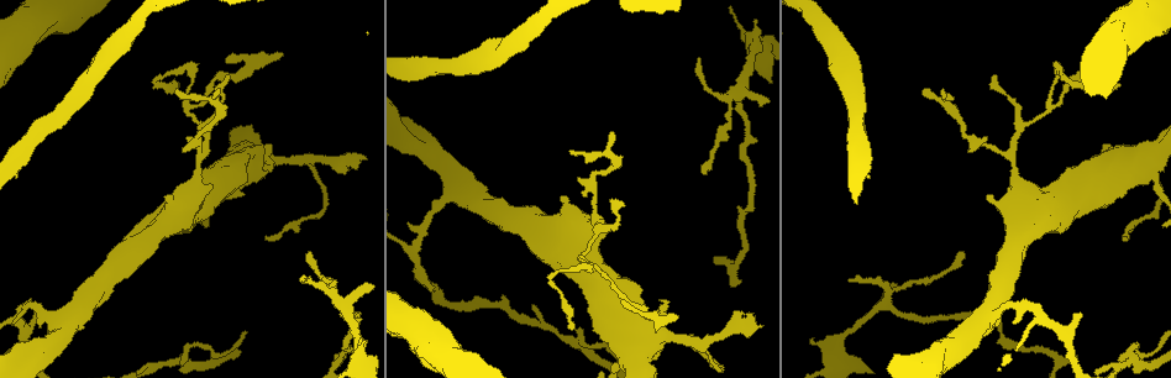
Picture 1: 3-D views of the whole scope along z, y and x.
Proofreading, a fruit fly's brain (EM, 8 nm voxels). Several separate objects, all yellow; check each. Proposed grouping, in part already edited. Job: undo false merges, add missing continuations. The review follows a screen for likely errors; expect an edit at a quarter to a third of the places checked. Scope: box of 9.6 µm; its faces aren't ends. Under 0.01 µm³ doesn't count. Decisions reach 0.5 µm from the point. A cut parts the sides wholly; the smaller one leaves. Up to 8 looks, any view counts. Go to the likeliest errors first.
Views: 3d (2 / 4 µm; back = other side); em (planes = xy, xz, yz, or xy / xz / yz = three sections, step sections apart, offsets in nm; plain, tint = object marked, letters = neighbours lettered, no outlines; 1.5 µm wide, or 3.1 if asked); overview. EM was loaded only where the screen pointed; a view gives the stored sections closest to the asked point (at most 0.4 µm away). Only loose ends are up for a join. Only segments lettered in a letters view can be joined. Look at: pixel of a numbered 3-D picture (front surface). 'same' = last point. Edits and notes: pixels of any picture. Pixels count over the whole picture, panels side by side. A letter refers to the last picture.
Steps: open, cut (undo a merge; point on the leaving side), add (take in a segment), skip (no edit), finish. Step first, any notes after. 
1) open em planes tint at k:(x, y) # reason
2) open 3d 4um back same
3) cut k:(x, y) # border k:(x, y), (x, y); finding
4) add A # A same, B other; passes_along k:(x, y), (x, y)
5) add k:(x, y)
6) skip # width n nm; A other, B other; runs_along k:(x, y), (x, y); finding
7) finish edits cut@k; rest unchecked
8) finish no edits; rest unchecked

open 3d 2um at 1:(580, 342) # two arms in line, one across

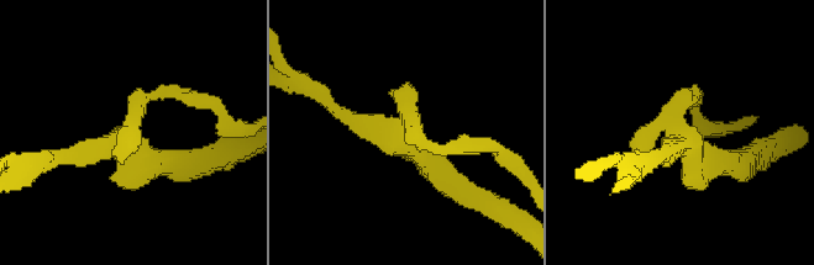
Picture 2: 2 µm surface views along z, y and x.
open em yz step 8 tint at 2:(685, 140) # arms 3

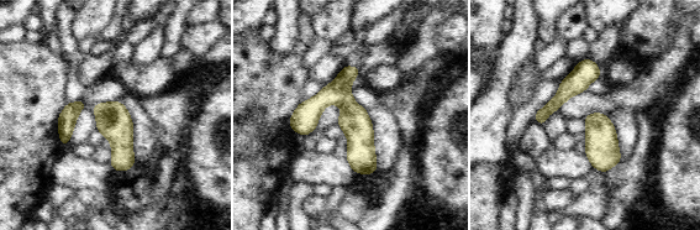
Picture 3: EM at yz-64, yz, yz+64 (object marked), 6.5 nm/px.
open em planes letters same # cut it another way

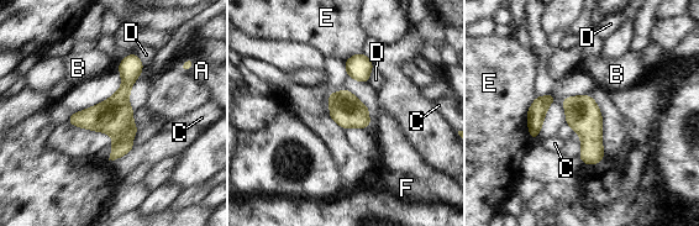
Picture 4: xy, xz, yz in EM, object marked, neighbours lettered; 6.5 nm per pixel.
skip # A other, B other, C other, D other, E other, F other; continuous, no second neuron

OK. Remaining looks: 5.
open em planes letters at 1:(282, 56) # branch stops here

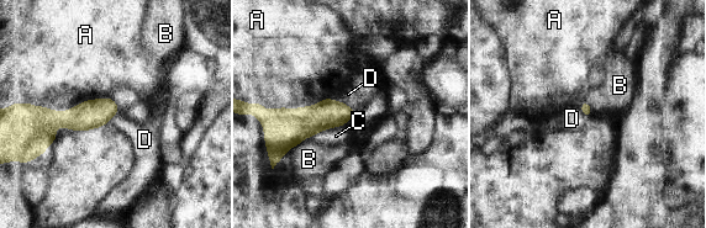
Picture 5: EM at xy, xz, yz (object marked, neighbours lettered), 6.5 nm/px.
skip # A other, B other, C other, D other; border 5:(335, 100), (342, 101), (356, 110); none of them fits

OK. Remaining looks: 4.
open em planes tint at 1:(1054, 72) # sharp bend

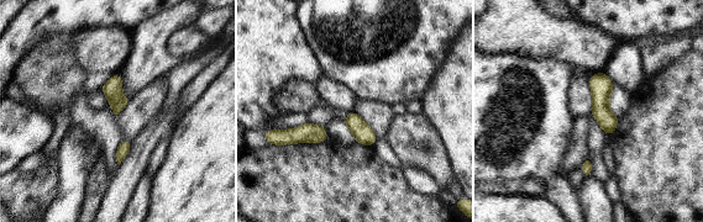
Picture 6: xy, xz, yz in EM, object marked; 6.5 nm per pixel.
open em planes letters same

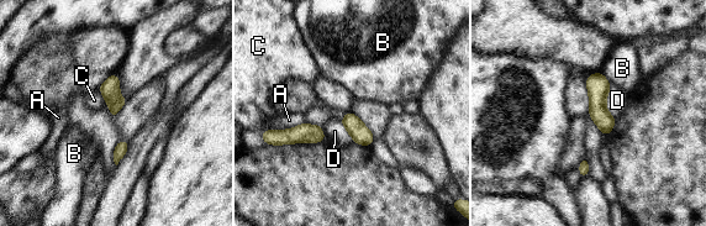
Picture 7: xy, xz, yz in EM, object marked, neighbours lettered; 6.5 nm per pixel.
skip # longest_contact A 240 nm; A other, B other, C other, D other; all the same neuron

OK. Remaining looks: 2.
finish no edits; rest unchecked

